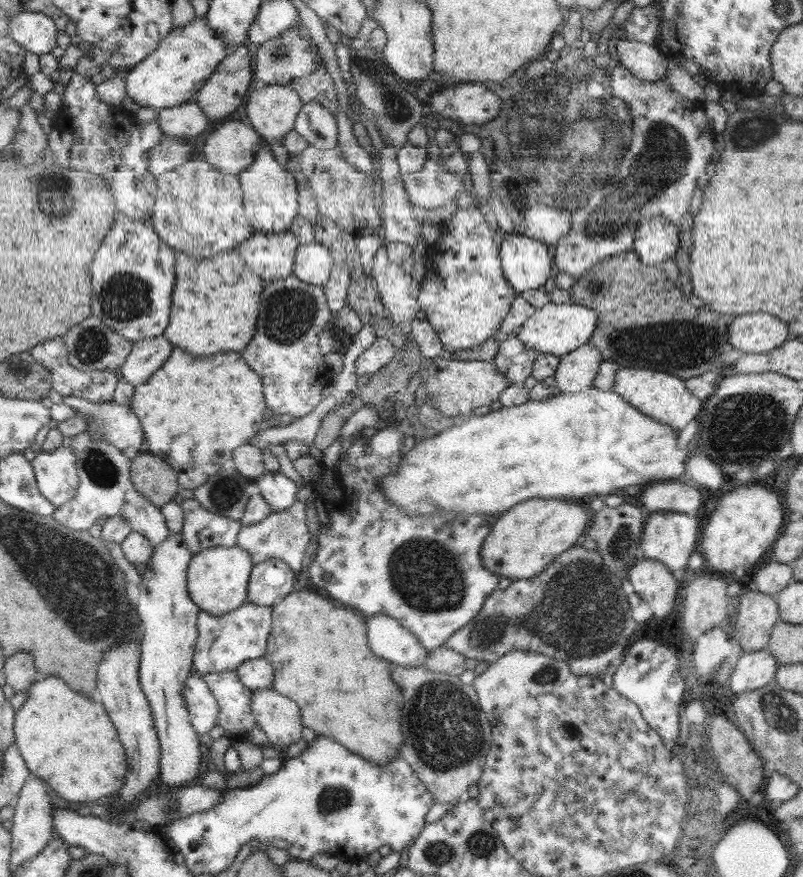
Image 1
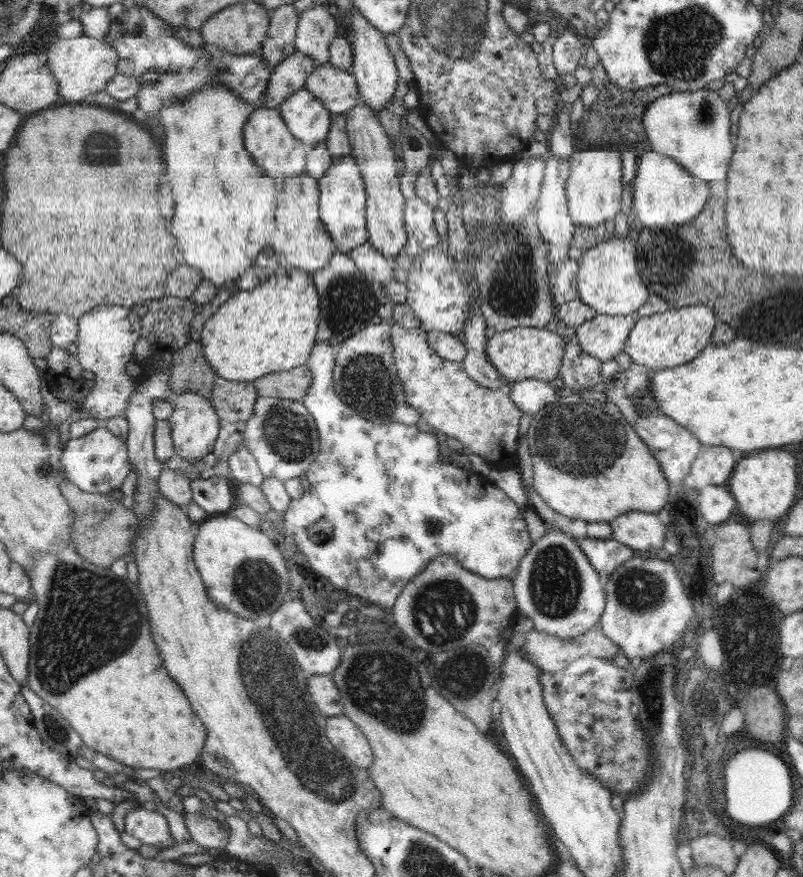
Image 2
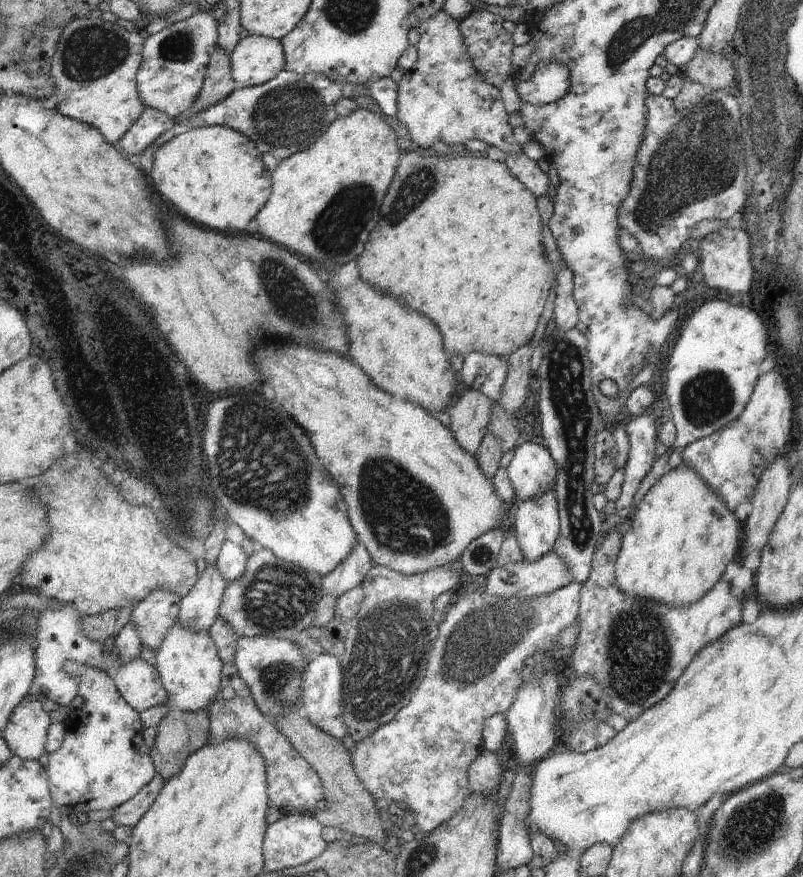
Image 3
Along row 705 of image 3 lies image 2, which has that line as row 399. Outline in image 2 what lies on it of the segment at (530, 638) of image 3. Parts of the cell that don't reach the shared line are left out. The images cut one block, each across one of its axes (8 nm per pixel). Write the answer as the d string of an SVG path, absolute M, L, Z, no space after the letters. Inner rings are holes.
M394 323L390 328L390 340L396 373L404 383L406 401L420 412L423 421L430 424L432 430L446 434L449 441L458 446L460 451L466 450L470 454L484 458L491 468L514 468L519 460L516 451L519 442L518 428L520 428L520 418L524 416L524 413L510 399L512 387L510 388L510 385L505 383L494 389L478 385L468 376L461 362L450 362L438 356L438 353L428 345L426 332L420 328L406 329Z

